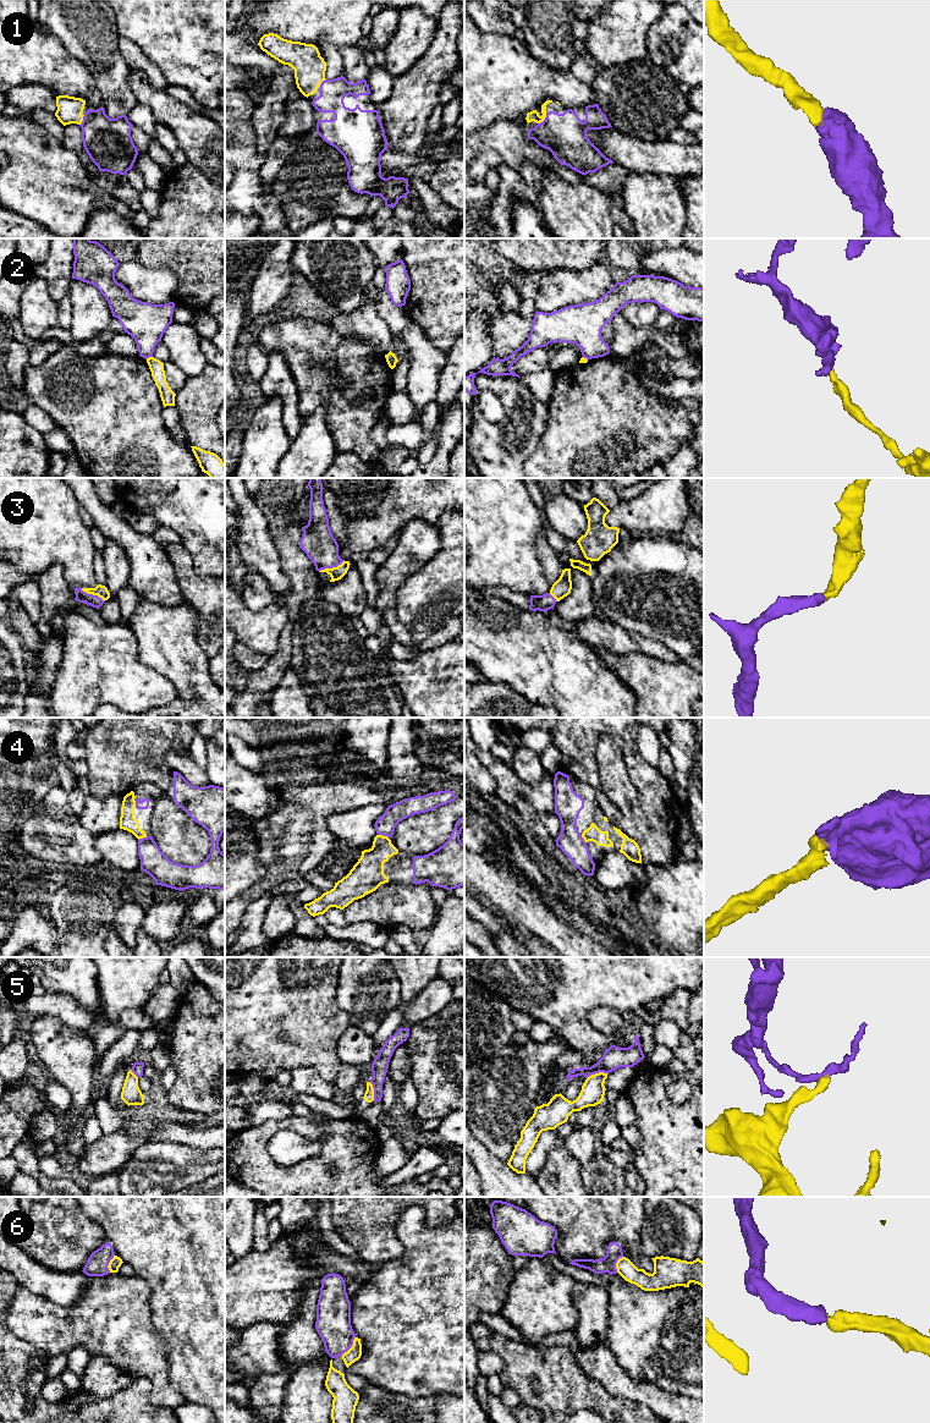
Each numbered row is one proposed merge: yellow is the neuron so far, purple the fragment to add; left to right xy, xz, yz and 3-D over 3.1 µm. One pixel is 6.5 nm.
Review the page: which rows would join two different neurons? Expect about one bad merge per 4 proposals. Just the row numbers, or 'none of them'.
2, 5

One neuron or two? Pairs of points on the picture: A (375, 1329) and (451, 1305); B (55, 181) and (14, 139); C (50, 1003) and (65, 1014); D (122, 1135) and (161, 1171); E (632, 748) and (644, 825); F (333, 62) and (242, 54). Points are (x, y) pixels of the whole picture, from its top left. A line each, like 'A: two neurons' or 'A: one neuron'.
A: one neuron
B: one neuron
C: one neuron
D: two neurons
E: one neuron
F: two neurons

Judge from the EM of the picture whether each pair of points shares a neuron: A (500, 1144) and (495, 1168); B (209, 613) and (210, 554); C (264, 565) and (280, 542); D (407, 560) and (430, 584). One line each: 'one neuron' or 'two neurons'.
A: two neurons
B: two neurons
C: two neurons
D: two neurons

